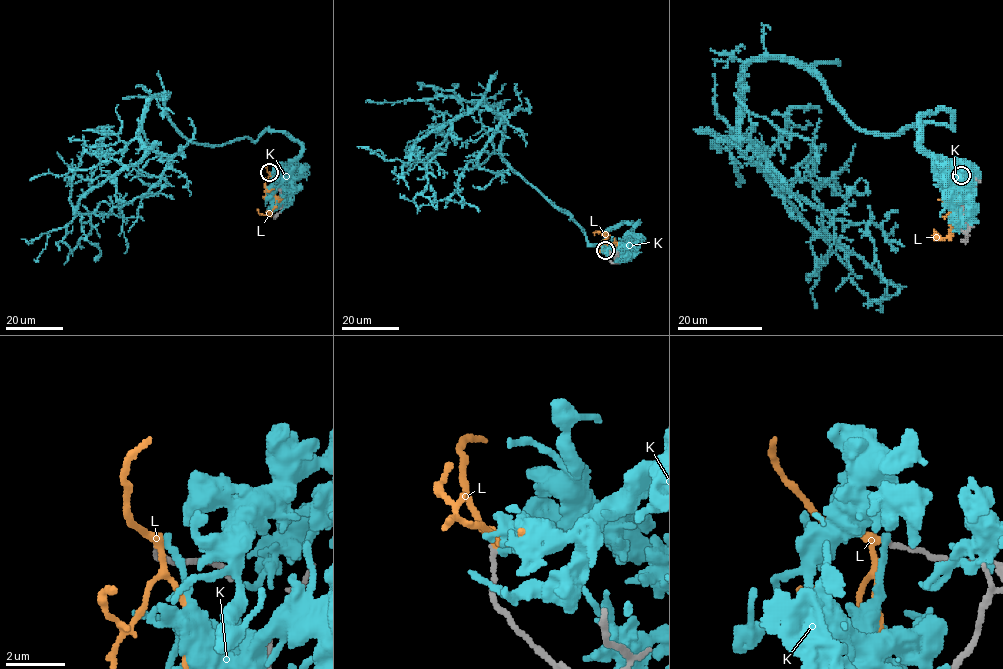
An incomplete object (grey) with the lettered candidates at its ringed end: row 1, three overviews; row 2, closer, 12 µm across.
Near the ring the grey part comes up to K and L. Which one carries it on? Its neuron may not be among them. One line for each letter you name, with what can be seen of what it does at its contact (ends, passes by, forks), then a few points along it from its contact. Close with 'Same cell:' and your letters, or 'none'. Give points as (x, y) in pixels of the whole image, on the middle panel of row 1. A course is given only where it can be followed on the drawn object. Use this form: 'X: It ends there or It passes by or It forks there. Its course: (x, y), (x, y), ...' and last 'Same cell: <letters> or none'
L: It passes by. Its course: (605, 251), (611, 246), (605, 242), (606, 233), (594, 232)
Same cell: L

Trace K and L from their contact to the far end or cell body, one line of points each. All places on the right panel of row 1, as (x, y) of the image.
K: (962, 175), (921, 145), (945, 108), (870, 134), (794, 63), (745, 68), (736, 147), (899, 290), (864, 305)
L: (962, 175), (959, 202), (949, 230), (951, 234), (933, 238), (933, 229)

